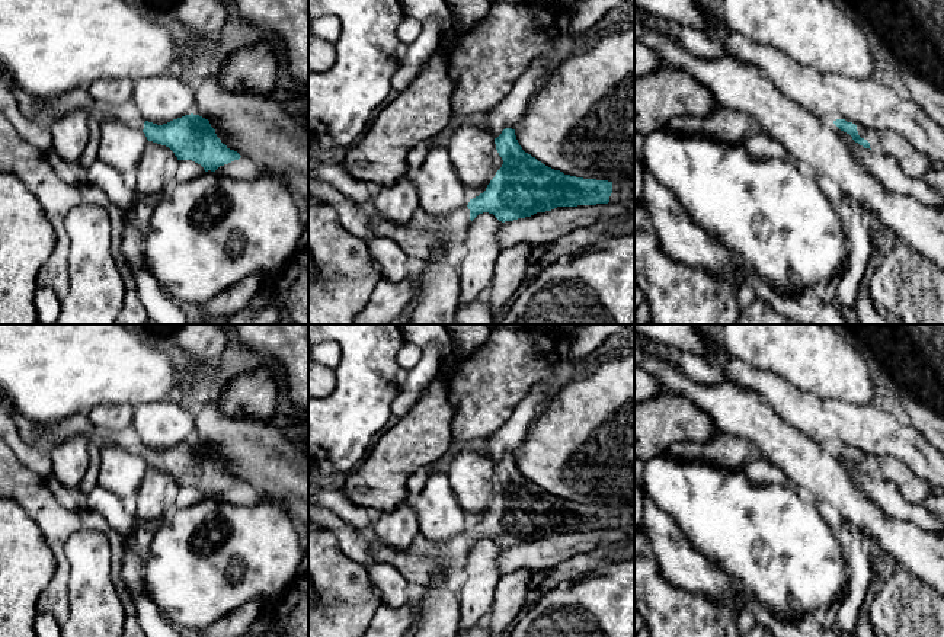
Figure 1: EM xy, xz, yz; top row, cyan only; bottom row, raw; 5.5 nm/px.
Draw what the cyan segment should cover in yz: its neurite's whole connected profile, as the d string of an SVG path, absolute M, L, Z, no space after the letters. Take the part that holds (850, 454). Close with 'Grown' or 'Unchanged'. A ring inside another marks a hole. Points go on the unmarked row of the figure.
M836 445L833 449L844 458L849 460L855 468L864 474L880 476L881 458L873 454L858 451L849 445Z. Grown

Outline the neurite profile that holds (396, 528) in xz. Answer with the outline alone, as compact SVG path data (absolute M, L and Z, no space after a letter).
M401 503L388 512L383 512L371 531L385 547L404 550L419 534L419 519L412 503Z

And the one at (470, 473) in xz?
M461 451L445 467L445 473L470 525L483 519L496 500L492 458L476 451Z

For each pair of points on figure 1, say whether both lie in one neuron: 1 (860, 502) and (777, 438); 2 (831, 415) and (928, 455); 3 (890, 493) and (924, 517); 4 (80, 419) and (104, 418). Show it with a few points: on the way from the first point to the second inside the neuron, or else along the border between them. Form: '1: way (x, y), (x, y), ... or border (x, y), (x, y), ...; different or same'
1: way (840, 490), (797, 455); same
2: way (856, 425), (873, 428), (904, 441); same
3: way (898, 502), (908, 512), (915, 514); same
4: border (85, 415), (89, 422); different

